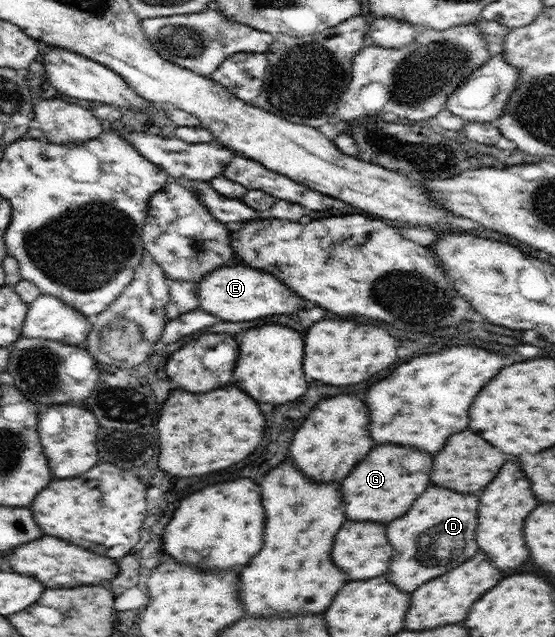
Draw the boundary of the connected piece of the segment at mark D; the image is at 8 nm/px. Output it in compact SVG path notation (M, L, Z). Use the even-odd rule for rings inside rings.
M428 487L420 499L408 509L406 515L388 525L388 539L394 547L394 557L386 573L388 581L400 589L412 593L422 583L440 577L442 573L455 569L478 551L476 529L478 527L477 494L460 495L444 487ZM426 535L426 537L424 537Z

